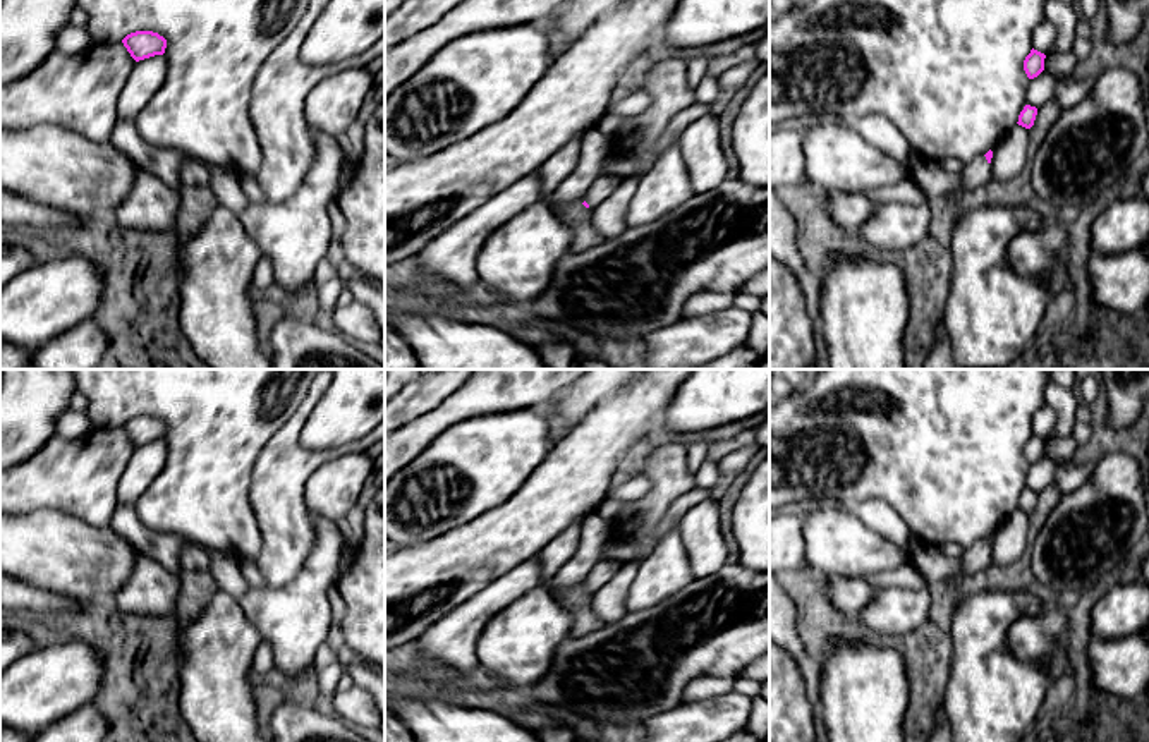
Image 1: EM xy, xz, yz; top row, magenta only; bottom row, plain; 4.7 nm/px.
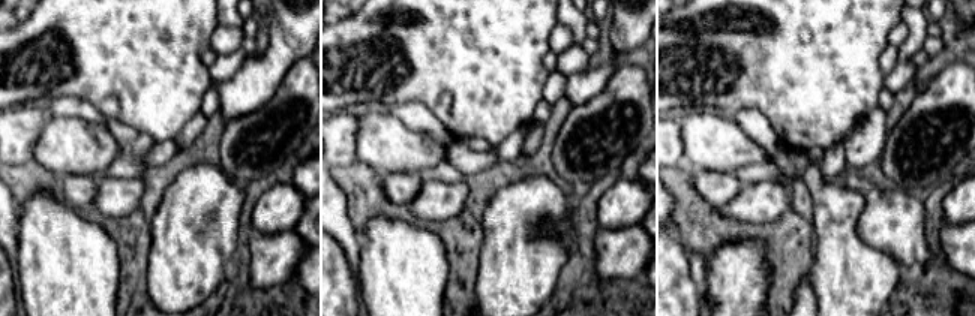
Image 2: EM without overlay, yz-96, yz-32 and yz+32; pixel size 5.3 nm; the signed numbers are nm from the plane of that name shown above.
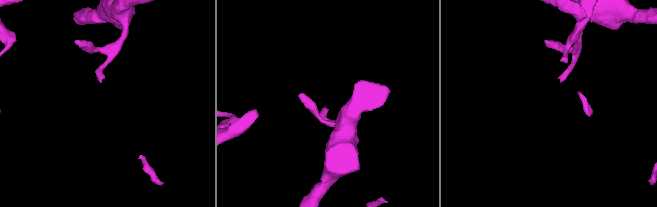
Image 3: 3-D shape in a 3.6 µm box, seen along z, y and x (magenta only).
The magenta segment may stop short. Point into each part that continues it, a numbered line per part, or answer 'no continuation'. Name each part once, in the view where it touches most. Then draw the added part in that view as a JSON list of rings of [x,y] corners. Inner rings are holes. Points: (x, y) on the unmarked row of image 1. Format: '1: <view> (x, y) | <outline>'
1: yz (976, 559) | [[[984,539],[962,551],[962,575],[974,575],[991,569],[991,548]]]

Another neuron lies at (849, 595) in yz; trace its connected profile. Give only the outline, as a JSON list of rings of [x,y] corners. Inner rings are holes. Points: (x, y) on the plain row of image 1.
[[[828,577],[824,594],[845,617],[857,617],[879,589],[864,577]]]

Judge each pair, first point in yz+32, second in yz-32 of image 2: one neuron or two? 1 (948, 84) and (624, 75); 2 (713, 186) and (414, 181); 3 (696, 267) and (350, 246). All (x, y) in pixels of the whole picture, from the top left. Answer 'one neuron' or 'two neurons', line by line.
1: one neuron
2: one neuron
3: one neuron

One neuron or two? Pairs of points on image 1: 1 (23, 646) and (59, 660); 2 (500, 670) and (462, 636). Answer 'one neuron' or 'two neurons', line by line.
1: two neurons
2: two neurons

